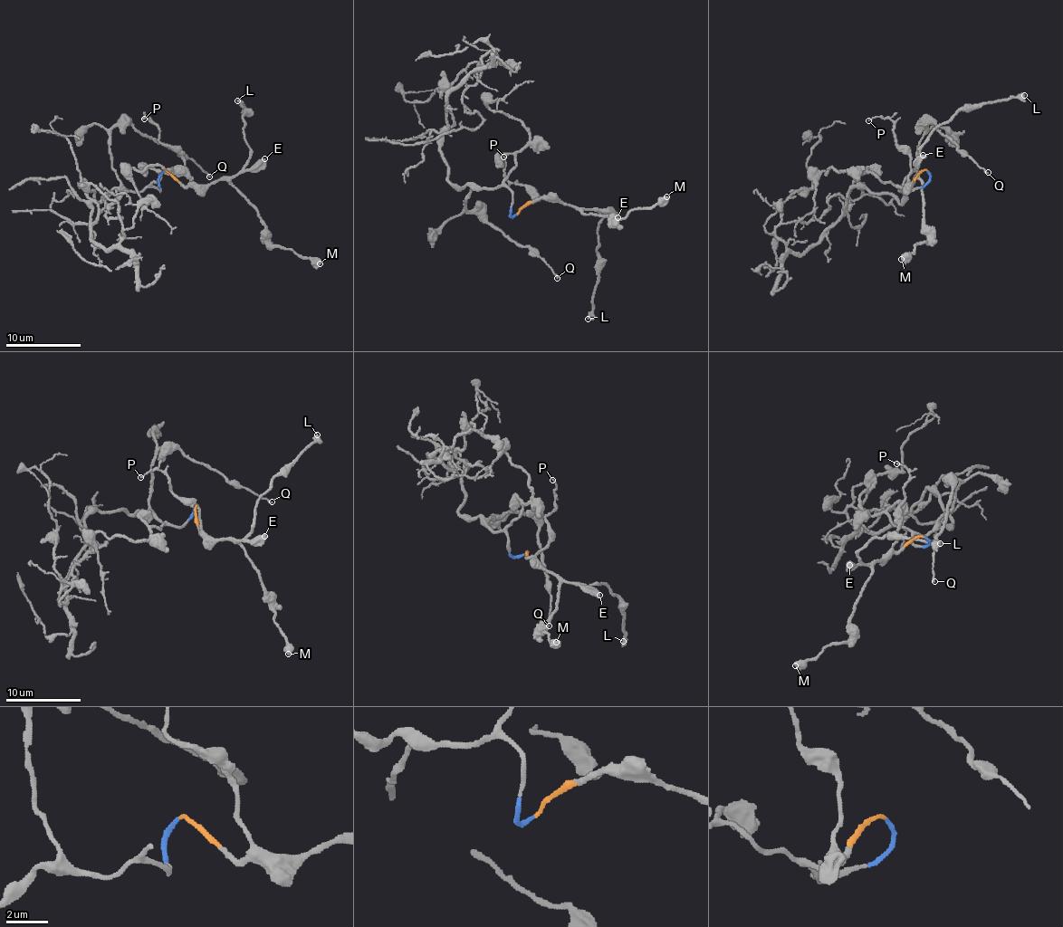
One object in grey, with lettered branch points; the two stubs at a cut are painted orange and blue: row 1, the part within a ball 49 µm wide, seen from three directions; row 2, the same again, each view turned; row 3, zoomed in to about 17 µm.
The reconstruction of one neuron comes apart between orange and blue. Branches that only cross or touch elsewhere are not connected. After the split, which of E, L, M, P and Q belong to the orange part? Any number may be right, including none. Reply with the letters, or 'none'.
E, L, M, P

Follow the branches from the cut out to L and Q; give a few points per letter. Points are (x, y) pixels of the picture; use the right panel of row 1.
L: (926, 170), (909, 185), (916, 174), (921, 146), (961, 110), (1025, 95)
Q: (926, 170), (925, 184), (899, 187), (903, 192), (923, 133), (933, 123), (987, 173)

